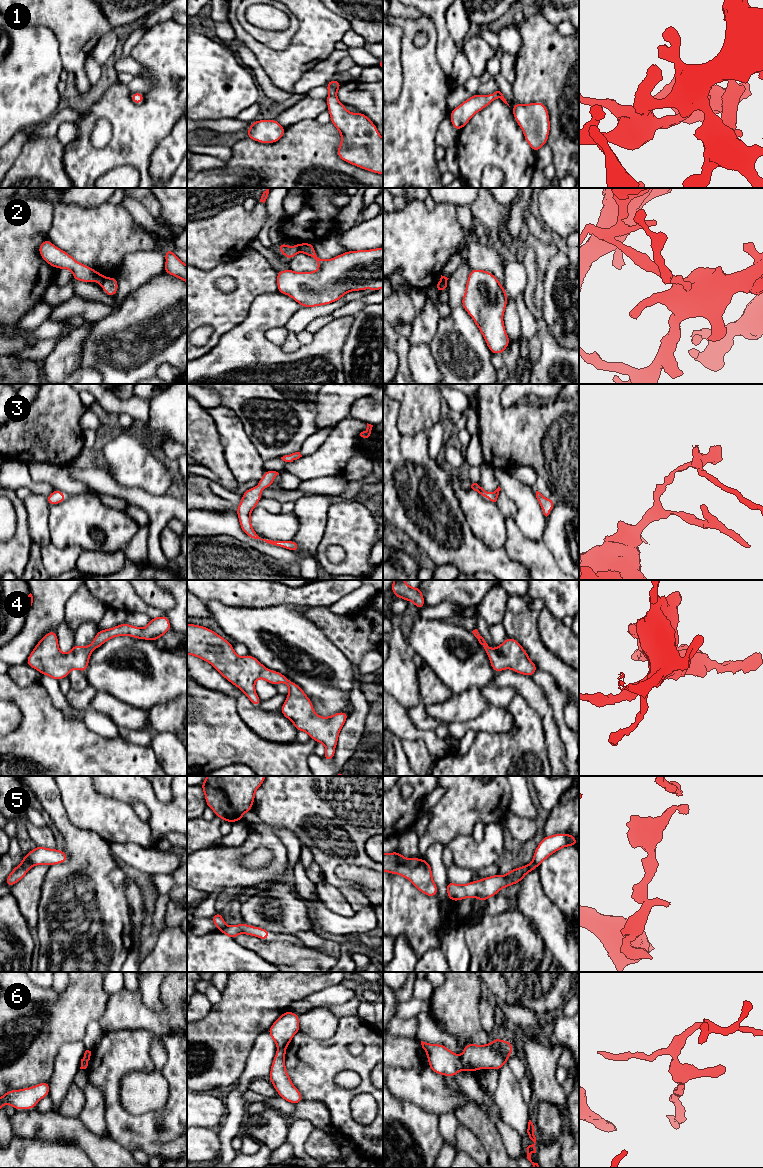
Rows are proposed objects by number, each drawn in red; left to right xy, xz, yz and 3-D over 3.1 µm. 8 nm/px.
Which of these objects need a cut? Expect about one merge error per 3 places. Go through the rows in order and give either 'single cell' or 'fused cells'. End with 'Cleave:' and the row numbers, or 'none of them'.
1: single cell
2: fused cells
3: single cell
4: single cell
5: fused cells
6: fused cells
Cleave: 2, 5, 6

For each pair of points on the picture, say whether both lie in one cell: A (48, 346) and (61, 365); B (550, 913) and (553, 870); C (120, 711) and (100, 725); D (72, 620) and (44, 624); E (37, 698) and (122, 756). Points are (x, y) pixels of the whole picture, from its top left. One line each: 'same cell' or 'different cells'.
A: different cells
B: different cells
C: different cells
D: different cells
E: same cell

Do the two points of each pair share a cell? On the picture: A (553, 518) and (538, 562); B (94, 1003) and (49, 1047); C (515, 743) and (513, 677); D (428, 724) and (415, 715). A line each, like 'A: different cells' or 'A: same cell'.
A: different cells
B: same cell
C: different cells
D: same cell

